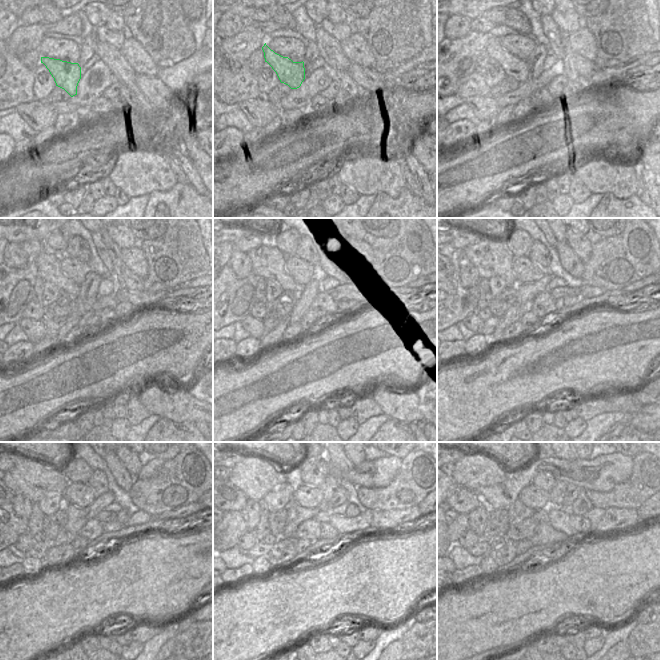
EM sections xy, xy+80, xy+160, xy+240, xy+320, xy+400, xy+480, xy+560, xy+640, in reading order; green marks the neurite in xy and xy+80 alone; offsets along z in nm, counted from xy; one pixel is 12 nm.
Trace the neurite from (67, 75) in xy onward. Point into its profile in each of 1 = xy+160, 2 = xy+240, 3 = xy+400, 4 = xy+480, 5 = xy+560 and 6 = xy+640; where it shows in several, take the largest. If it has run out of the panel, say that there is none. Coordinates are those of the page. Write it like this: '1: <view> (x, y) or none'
1: xy+160 (514, 67)
2: xy+240 (48, 265)
3: xy+400 (491, 258)
4: xy+480 (33, 478)
5: xy+560 (255, 475)
6: xy+640 (476, 470)

